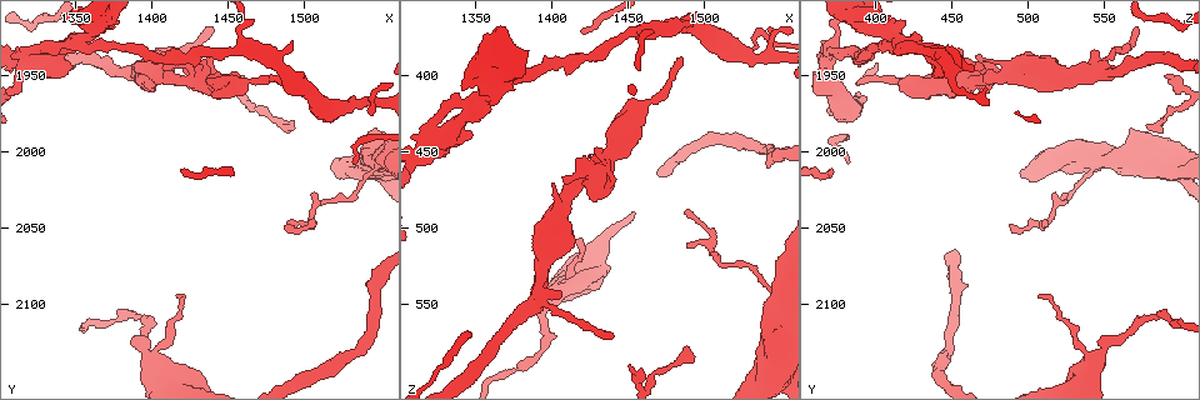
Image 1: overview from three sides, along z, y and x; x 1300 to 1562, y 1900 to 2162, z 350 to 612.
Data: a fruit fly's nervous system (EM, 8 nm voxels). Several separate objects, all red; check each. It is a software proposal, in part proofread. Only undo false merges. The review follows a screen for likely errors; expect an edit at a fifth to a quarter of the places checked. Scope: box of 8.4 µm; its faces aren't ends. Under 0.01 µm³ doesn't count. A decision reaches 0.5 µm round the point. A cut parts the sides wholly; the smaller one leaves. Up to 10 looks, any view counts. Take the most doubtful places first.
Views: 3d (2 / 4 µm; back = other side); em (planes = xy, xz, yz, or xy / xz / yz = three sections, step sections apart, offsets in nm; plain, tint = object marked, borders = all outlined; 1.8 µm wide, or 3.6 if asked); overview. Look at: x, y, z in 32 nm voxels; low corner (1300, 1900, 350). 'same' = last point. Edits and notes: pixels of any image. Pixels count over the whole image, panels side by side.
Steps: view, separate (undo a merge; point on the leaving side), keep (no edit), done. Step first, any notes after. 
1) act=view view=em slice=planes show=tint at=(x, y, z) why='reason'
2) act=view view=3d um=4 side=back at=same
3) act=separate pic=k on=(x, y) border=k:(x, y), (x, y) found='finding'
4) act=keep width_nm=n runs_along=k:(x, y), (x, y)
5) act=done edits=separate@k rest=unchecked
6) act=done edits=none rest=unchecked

act=view view=em slice=yz step=4 show=tint at=(1430, 1952, 462) why='sharp bend'

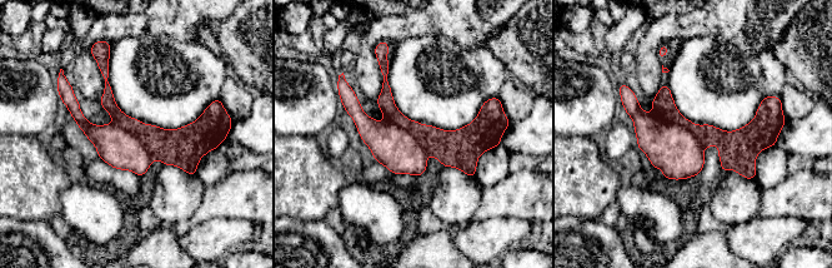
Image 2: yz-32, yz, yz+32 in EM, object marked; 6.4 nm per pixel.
act=view view=em slice=planes show=tint at=same

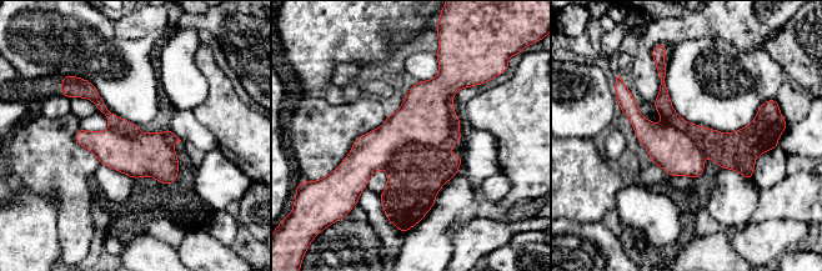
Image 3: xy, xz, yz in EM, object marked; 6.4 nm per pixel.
act=separate pic=3 on=(416, 172) found='a second neuron is stuck on'

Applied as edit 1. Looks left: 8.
act=view view=overview why='redraw'

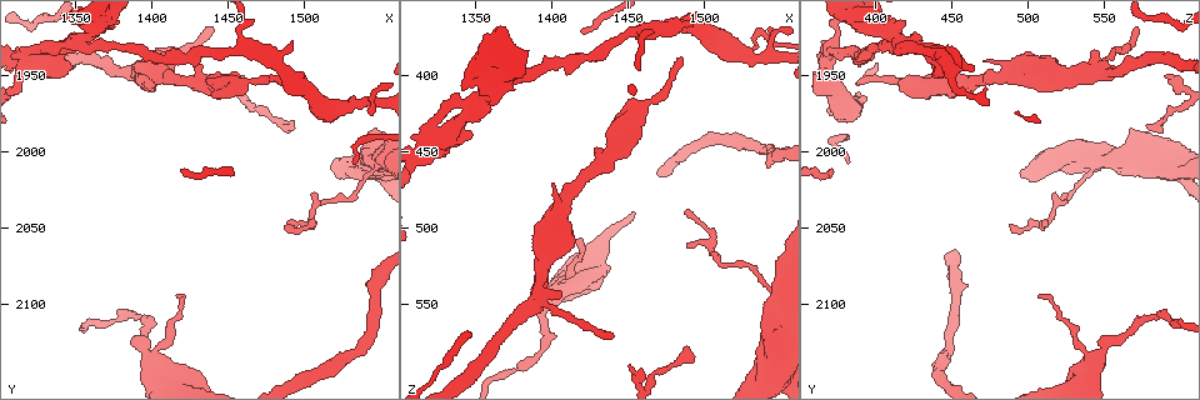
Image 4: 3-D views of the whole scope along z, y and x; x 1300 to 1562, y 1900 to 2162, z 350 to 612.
act=view view=3d um=4 at=(1330, 1936, 444) why='sharp bend'

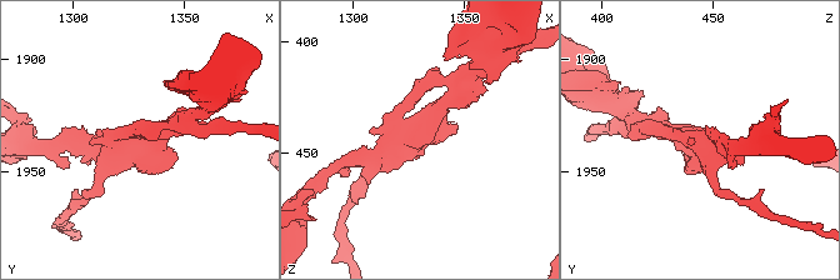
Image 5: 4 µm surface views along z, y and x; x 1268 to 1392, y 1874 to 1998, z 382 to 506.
act=view view=em slice=planes show=tint at=(1330, 1936, 443) why='shape alone is not enough'

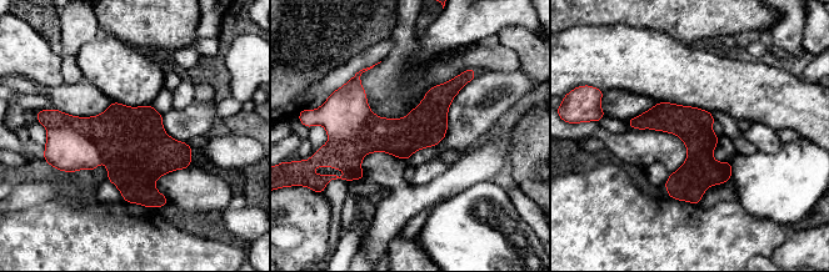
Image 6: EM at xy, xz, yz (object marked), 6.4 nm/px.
act=separate pic=6 on=(115, 132) width_nm=240 border=6:(46, 127), (76, 130), (101, 160) found='a second neuron is stuck on'

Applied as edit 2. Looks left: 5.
act=view view=em slice=planes show=tint at=(1392, 1952, 542) why='side arm on a straight run'

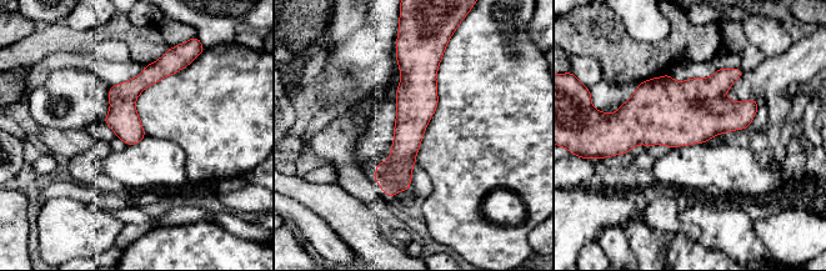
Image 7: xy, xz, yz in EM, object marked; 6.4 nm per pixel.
act=keep runs_along=7:(408, 56), (410, 126), (389, 192) found='all the same neuron'

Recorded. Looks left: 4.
act=view view=em slice=xy step=16 show=plain at=(1462, 1930, 370) why='three arms meet'

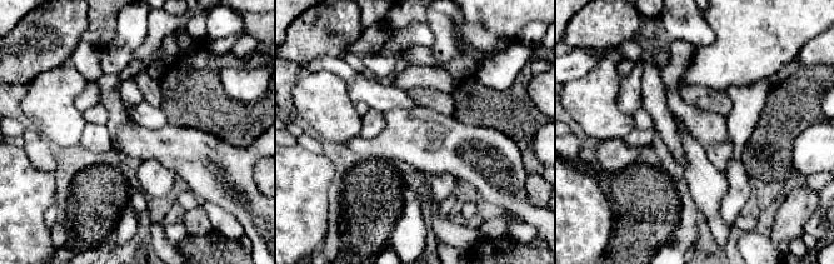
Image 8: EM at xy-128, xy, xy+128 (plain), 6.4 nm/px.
act=view view=em slice=xy step=16 show=tint at=same

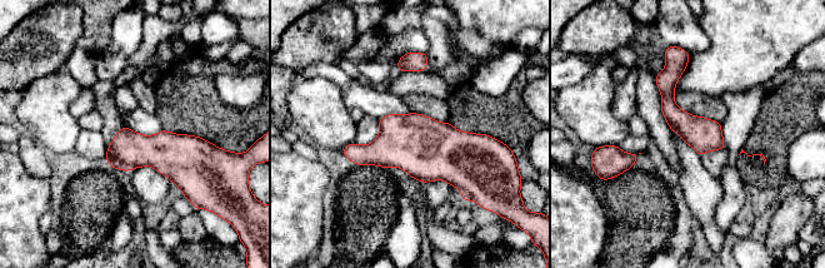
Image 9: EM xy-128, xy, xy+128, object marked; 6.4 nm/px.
act=keep runs_along=9:(678, 65), (668, 105), (721, 145) found='one neuron here'

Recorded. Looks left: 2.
act=done edits=separate@3,separate@6 rest=unchecked

